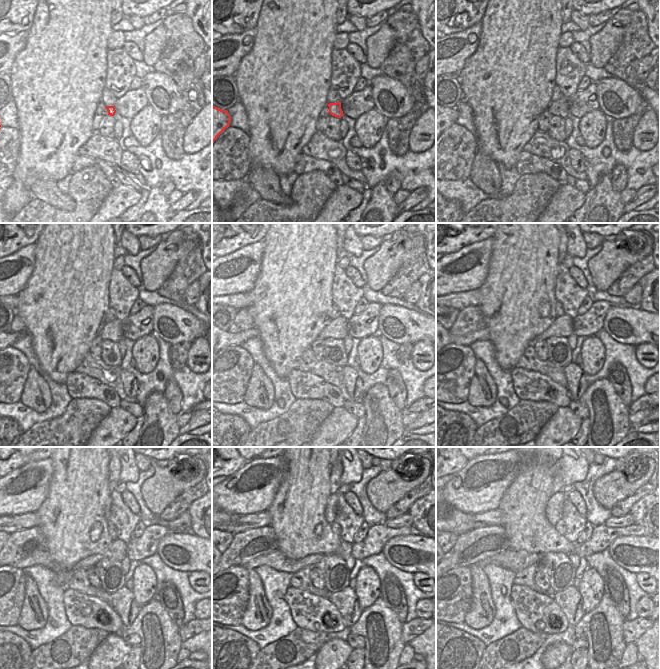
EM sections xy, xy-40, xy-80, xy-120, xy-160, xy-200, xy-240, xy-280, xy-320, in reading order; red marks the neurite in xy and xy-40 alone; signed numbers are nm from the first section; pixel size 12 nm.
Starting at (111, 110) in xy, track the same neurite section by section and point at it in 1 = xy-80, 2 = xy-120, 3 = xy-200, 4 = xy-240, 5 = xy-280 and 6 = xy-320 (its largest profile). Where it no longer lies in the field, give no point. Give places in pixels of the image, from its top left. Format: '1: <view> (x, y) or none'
1: xy-80 (560, 107)
2: xy-120 (113, 331)
3: xy-200 (562, 326)
4: xy-240 (118, 550)
5: xy-280 (277, 560)
6: xy-320 (515, 561)

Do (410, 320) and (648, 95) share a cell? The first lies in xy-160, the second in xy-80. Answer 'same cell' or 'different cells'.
different cells

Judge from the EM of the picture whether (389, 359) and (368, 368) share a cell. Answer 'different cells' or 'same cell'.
different cells

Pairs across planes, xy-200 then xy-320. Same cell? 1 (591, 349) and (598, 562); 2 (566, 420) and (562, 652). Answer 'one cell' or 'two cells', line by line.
1: two cells
2: one cell

